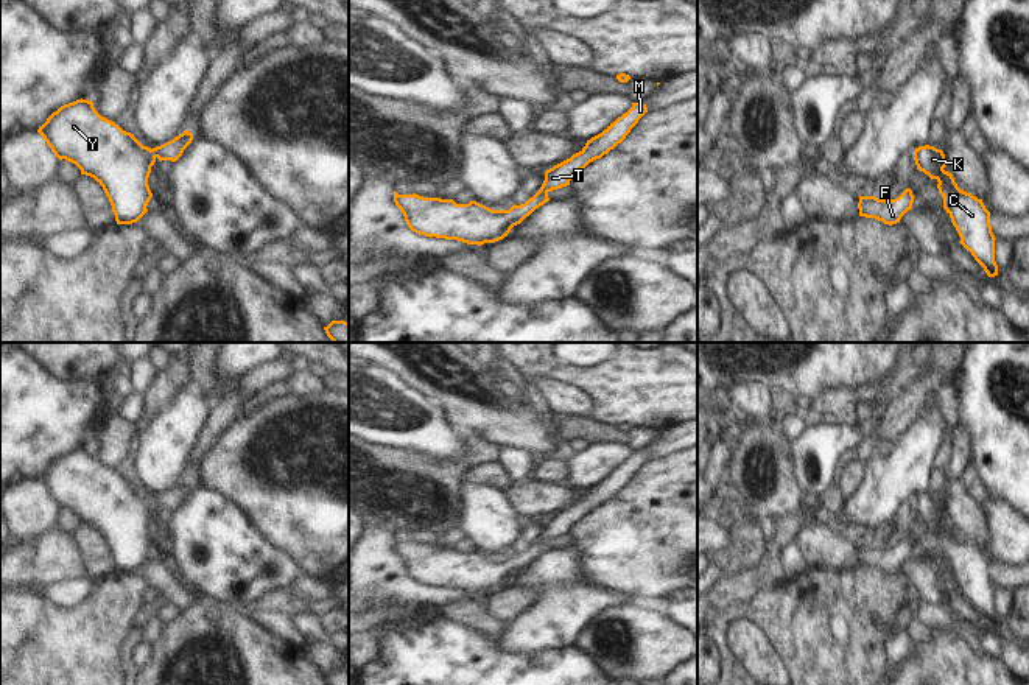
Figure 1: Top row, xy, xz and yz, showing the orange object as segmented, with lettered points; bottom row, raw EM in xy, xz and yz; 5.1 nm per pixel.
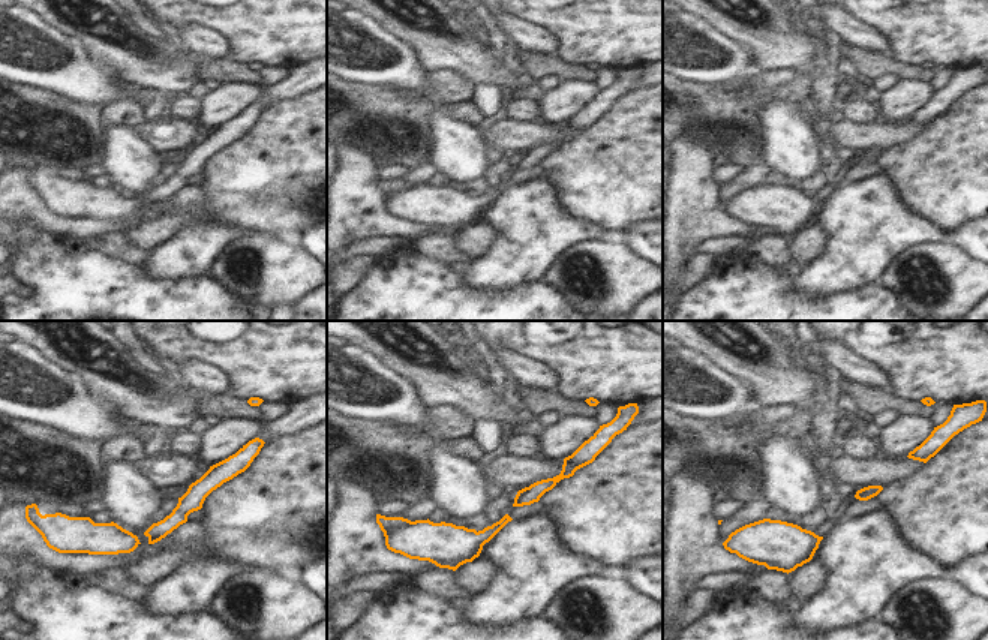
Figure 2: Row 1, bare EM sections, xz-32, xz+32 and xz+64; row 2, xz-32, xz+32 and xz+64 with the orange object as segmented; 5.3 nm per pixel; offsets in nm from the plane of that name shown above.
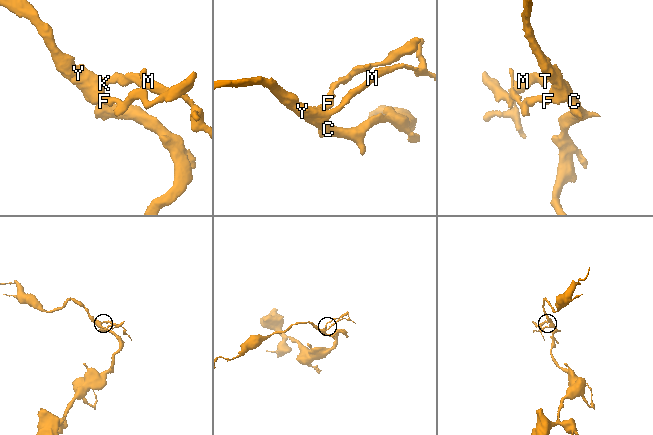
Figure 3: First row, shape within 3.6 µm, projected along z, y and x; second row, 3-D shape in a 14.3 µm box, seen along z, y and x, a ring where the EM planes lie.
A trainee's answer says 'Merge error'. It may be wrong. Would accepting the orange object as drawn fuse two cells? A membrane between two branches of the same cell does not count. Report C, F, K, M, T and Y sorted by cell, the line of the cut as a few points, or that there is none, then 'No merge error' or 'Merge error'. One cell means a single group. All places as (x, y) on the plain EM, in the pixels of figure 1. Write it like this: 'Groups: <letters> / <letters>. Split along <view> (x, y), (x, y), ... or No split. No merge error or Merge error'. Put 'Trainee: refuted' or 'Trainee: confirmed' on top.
Trainee: refuted
Groups: C F K M T Y. No split. No merge error.

